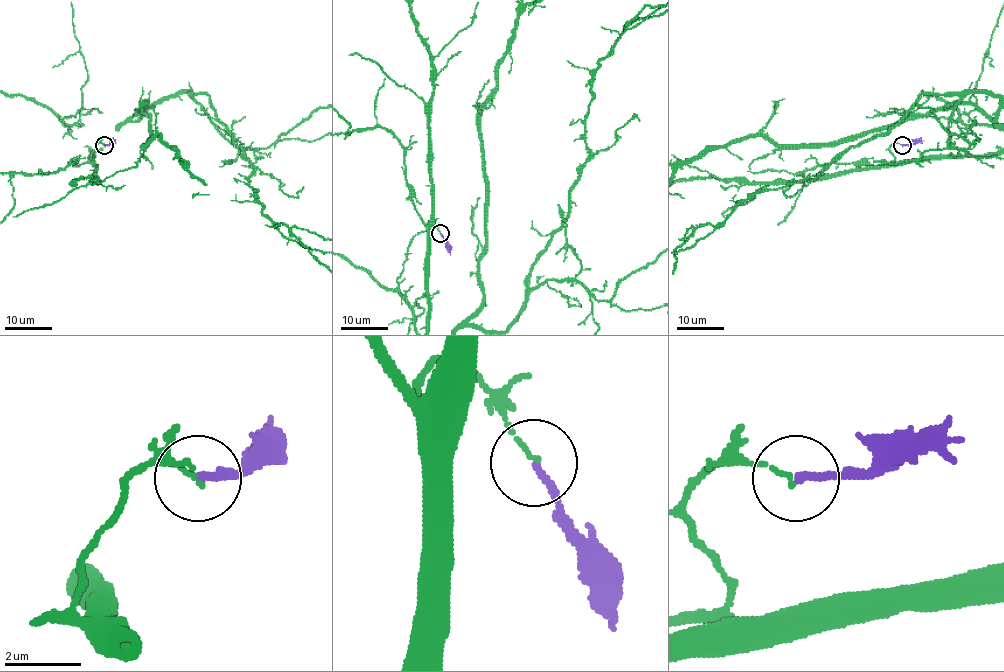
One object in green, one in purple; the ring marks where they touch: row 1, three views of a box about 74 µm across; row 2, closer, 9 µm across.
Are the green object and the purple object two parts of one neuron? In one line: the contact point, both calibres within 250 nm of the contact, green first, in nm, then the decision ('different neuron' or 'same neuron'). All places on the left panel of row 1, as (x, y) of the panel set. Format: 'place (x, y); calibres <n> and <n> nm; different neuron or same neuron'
place (104, 145); calibres 100 and 170 nm; different neuron

